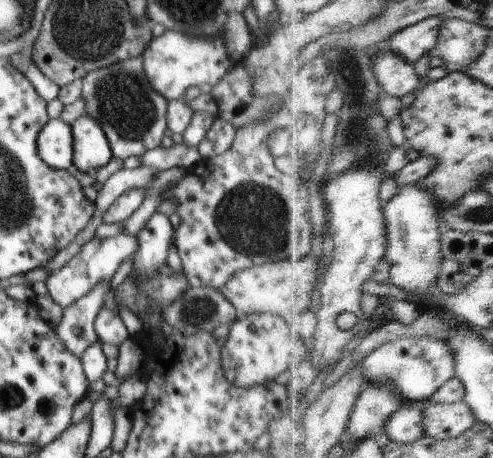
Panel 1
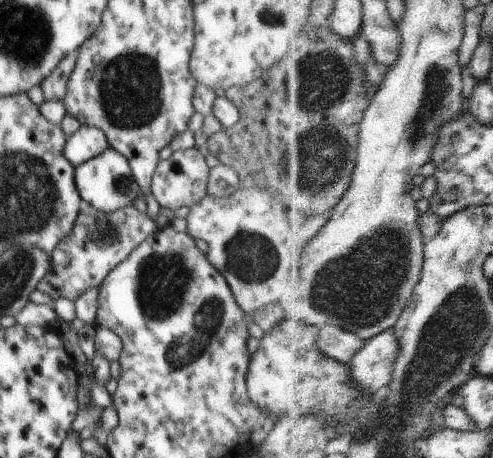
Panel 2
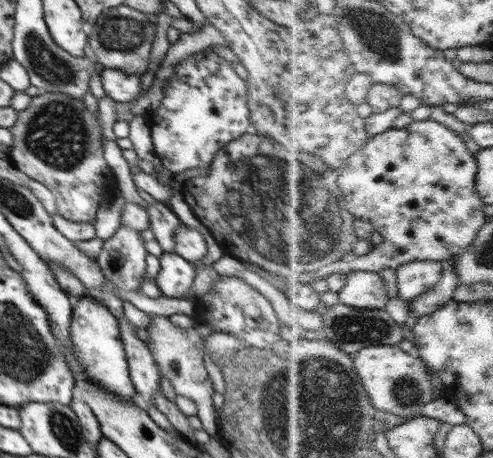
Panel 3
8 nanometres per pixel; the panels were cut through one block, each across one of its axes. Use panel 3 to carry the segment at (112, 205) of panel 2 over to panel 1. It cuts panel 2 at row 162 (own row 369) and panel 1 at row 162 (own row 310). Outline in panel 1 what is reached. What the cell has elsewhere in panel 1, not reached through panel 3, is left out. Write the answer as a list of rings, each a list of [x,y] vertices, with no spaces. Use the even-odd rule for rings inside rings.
[[[87,114],[71,124],[73,134],[73,164],[80,172],[95,175],[98,168],[106,166],[113,154],[104,131]]]

